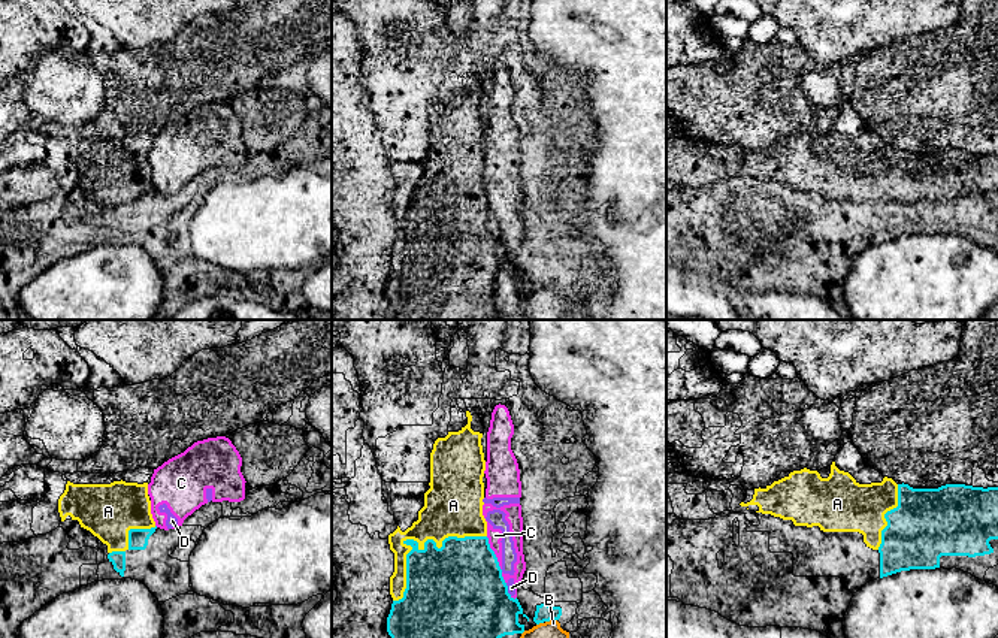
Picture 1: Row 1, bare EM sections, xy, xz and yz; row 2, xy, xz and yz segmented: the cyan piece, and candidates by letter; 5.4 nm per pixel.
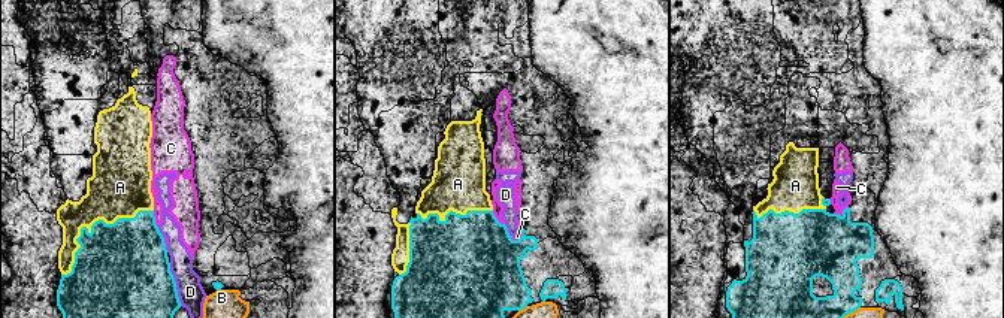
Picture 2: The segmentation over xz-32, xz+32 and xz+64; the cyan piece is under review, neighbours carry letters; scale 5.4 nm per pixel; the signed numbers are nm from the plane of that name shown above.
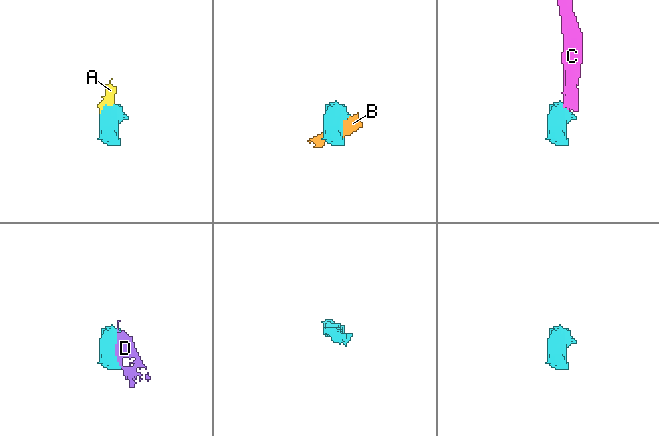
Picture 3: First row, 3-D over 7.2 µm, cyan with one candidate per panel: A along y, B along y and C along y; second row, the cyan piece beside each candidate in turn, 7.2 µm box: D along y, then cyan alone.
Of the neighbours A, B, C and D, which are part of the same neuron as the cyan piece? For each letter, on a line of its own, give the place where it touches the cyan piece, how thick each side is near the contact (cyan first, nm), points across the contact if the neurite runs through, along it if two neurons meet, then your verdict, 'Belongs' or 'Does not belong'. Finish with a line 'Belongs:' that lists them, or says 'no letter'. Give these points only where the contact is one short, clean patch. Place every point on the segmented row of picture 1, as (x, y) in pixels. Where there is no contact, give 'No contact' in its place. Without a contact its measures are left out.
A: Touches cyan at xz (417, 543). Thickness 360 nm (cyan) against 280 nm. Belongs
B: Touches cyan at xz (550, 619). Thickness 100 nm (cyan) against 100 nm. Does not belong
C: Touches cyan at xz (493, 553). Thickness 460 nm (cyan) against 80 nm. Boundary: xz (486, 537), (501, 570). Does not belong
D: Touches cyan at xz (507, 589). Thickness 480 nm (cyan) against 50 nm. Does not belong
Belongs: A

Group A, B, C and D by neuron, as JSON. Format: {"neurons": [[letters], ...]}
{"neurons": [["A"], ["B"], ["C", "D"]]}

